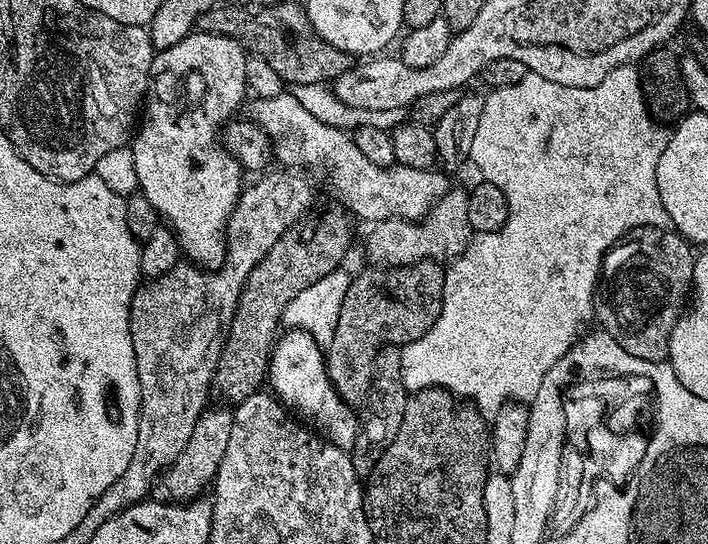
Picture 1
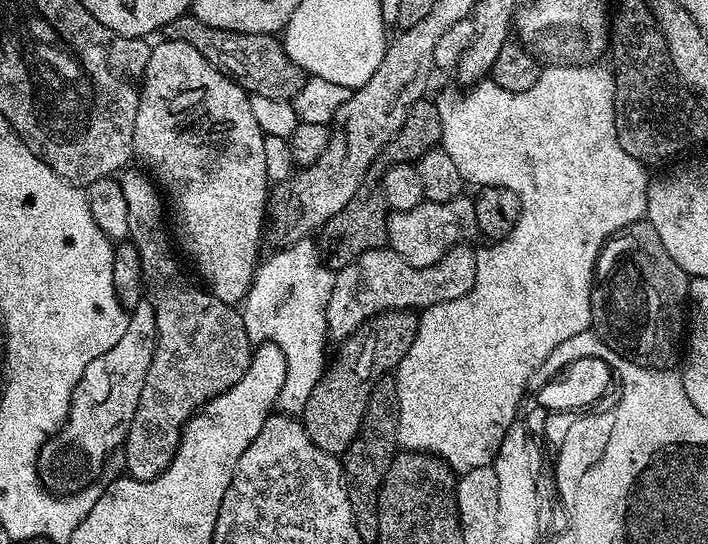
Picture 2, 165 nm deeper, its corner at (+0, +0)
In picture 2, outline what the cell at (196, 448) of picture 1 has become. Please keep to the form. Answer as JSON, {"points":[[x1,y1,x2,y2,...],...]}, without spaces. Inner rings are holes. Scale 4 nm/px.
{"points":[[124,170,119,173,118,179,122,186,122,198,126,198,126,214,128,215,128,240,132,242,138,250,138,256,141,259,141,274,143,283,146,285,147,295,150,297,152,309,156,311,156,345,154,346,154,358,150,358,150,370,146,370,146,382,142,386,142,398,138,398,138,410,134,410,134,422,130,422,130,430,126,434,122,445,122,453,124,452,124,469,127,475,133,480,153,480,158,478,158,474,162,474,170,466,170,462,176,453,176,447,180,445,180,438,184,430,184,425,188,423,194,413,200,411,200,407,207,400,212,400,218,394,222,394,226,390,230,390,230,386,234,386,238,382,238,378,242,378,242,374,246,374,246,370,252,361,252,353,254,345,252,339,246,334,246,326,244,318,239,307,227,304,219,300,214,293,208,291,207,287,201,286,199,283,191,284,188,280,180,277,180,264,171,256,172,248,174,252,174,244,170,239,170,228,166,223,166,204,162,199,162,193,155,183,143,171,128,172]]}

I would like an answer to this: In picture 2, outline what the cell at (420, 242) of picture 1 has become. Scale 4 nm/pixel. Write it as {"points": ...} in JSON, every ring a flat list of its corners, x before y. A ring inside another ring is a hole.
{"points":[[467,243,457,244,439,262,425,268,410,266,410,262,399,259,387,247,366,250,357,260,335,273,330,302,326,306,329,337,342,342,379,312,423,310,462,298,474,286,476,273,476,252,468,247]]}

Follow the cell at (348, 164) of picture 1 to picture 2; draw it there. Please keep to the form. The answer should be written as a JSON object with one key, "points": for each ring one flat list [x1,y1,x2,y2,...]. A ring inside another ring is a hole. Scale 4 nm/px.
{"points":[[461,194,455,196,450,202,430,202,414,206,414,210,402,210,401,212,392,212,388,217,388,238,387,247,395,252,399,259,410,262,410,266,415,268,425,268,431,264,436,264,457,244,463,244,471,241,471,236,477,235,476,230,476,202,471,195]]}

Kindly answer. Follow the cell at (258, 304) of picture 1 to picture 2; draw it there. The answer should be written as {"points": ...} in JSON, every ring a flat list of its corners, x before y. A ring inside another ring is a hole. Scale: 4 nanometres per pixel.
{"points":[[425,98,414,102,406,114,406,122,394,134,394,138,378,154,378,158,366,170,366,178,354,190,354,198,342,206,342,210,331,220,330,229,336,237,332,240,332,253,327,253,326,263,329,268,339,270,350,262,357,260,366,250,385,247,388,238,388,217,390,209,384,195,380,180,386,174,386,170,395,164,411,164,422,158,422,154,429,152,431,148,440,144,440,135,442,134,442,120,440,112,431,99]]}

